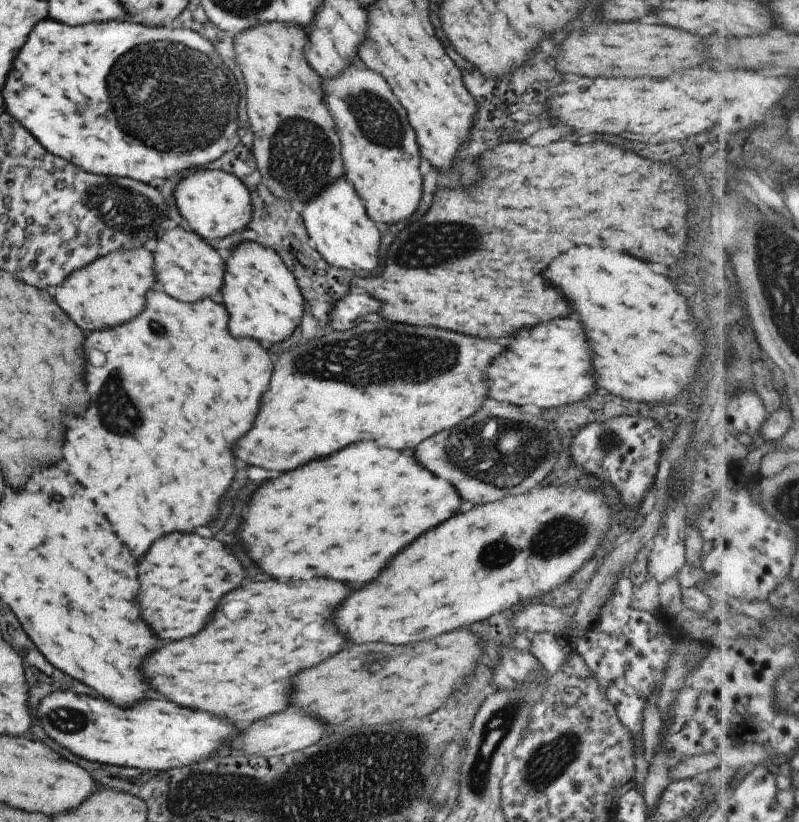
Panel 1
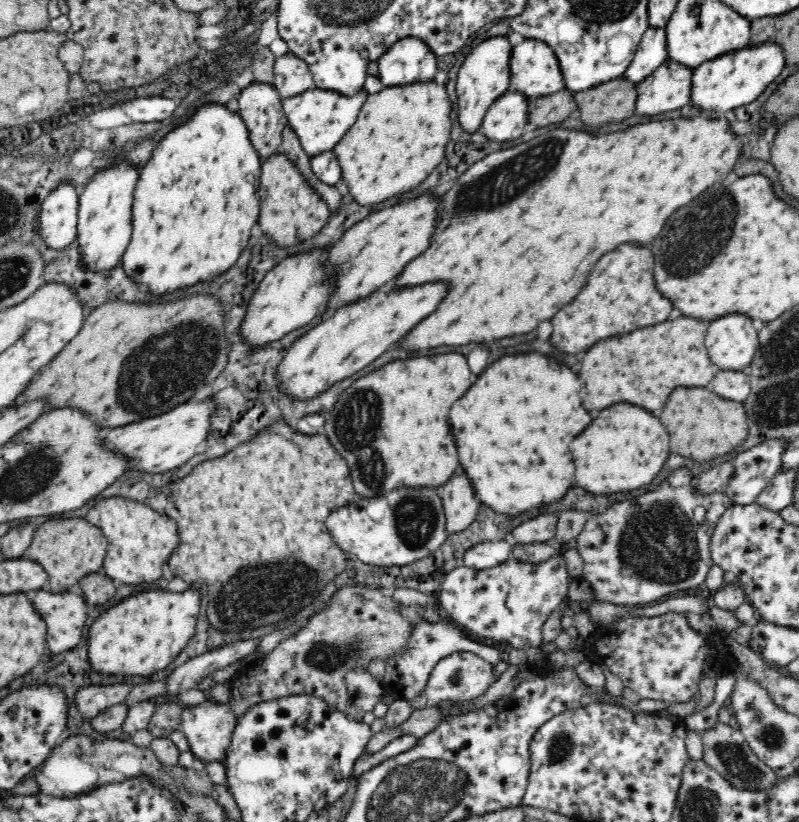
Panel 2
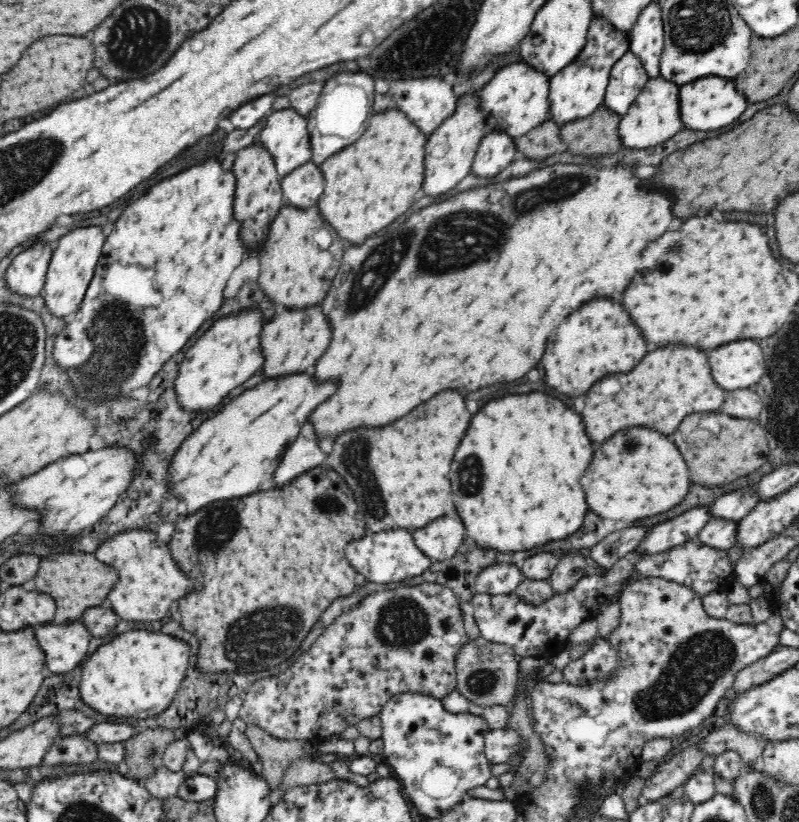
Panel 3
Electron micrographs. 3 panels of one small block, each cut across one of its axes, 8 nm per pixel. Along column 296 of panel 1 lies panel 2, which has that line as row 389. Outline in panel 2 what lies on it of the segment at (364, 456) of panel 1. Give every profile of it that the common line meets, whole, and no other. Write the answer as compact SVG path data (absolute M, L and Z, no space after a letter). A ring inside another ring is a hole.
M532 352L524 354L524 358L504 358L494 364L478 376L472 390L454 402L450 408L450 430L456 438L460 464L470 476L482 504L502 514L520 514L566 494L574 484L574 466L568 446L592 422L592 416L580 404L580 388L582 382L566 364L556 364L556 360Z

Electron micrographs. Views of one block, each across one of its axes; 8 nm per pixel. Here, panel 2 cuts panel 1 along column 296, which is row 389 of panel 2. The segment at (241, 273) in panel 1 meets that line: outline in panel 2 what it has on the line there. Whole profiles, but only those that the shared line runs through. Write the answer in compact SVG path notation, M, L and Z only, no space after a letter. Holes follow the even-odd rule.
M430 282L412 288L376 290L364 298L348 302L330 312L286 351L277 371L279 386L299 400L314 398L336 382L352 376L384 354L394 342L404 338L422 318L430 316L448 294L446 282Z

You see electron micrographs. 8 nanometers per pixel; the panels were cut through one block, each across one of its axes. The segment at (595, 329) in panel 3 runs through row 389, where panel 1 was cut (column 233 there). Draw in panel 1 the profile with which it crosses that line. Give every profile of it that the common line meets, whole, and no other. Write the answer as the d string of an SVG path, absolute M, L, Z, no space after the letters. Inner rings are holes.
M169 534L169 538L159 538L149 546L149 552L139 562L139 582L141 582L141 612L149 628L165 638L179 640L185 636L193 636L209 622L219 598L229 590L239 586L239 580L245 578L245 570L239 566L239 560L231 554L229 548L223 552L223 544L217 540L201 538L197 534Z

